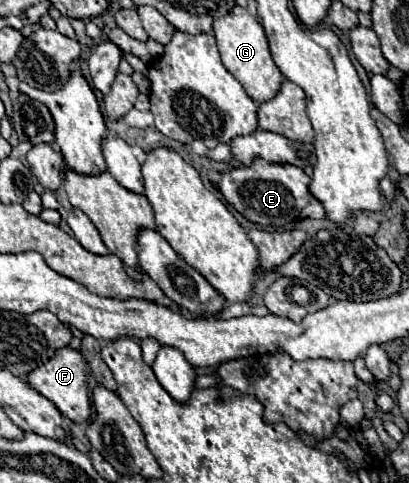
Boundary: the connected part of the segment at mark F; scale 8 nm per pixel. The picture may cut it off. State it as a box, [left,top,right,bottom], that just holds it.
[25,347,91,423]

